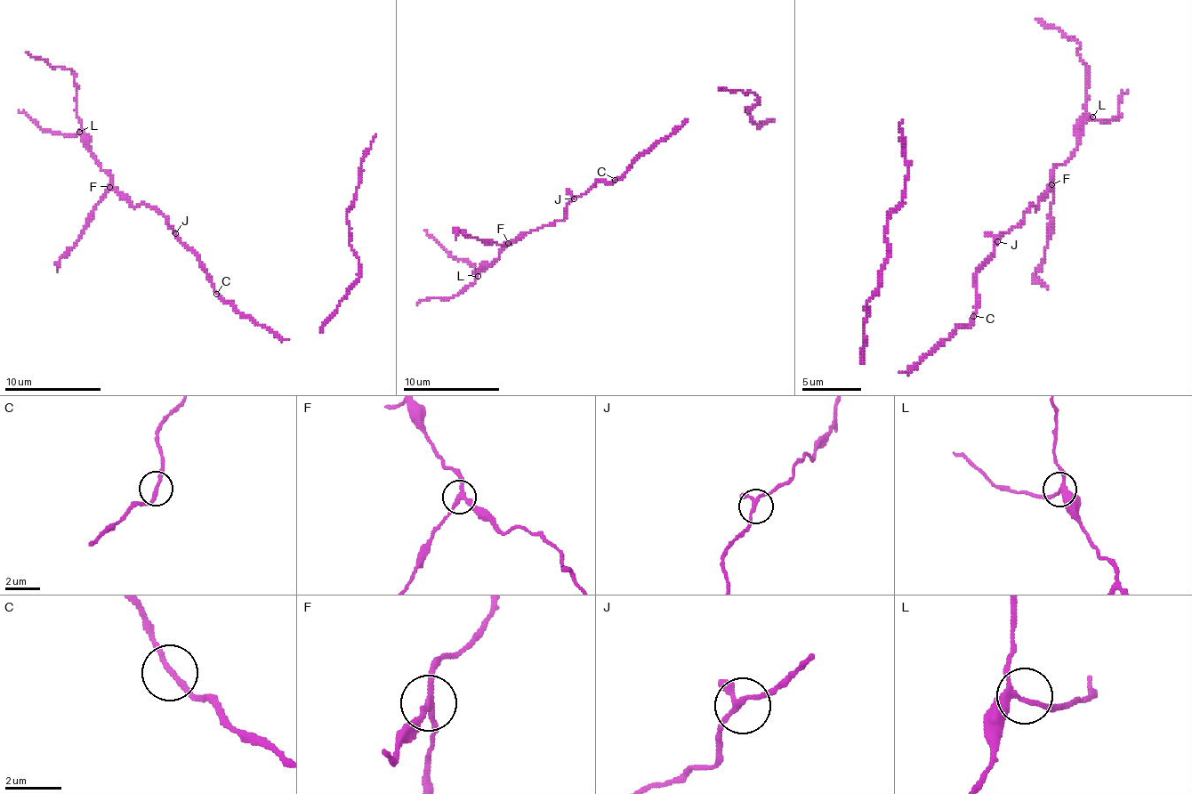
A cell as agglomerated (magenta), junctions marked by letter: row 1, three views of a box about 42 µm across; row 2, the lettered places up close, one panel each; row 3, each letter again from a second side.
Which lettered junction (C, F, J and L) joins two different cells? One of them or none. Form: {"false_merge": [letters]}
{"false_merge": ["F"]}

